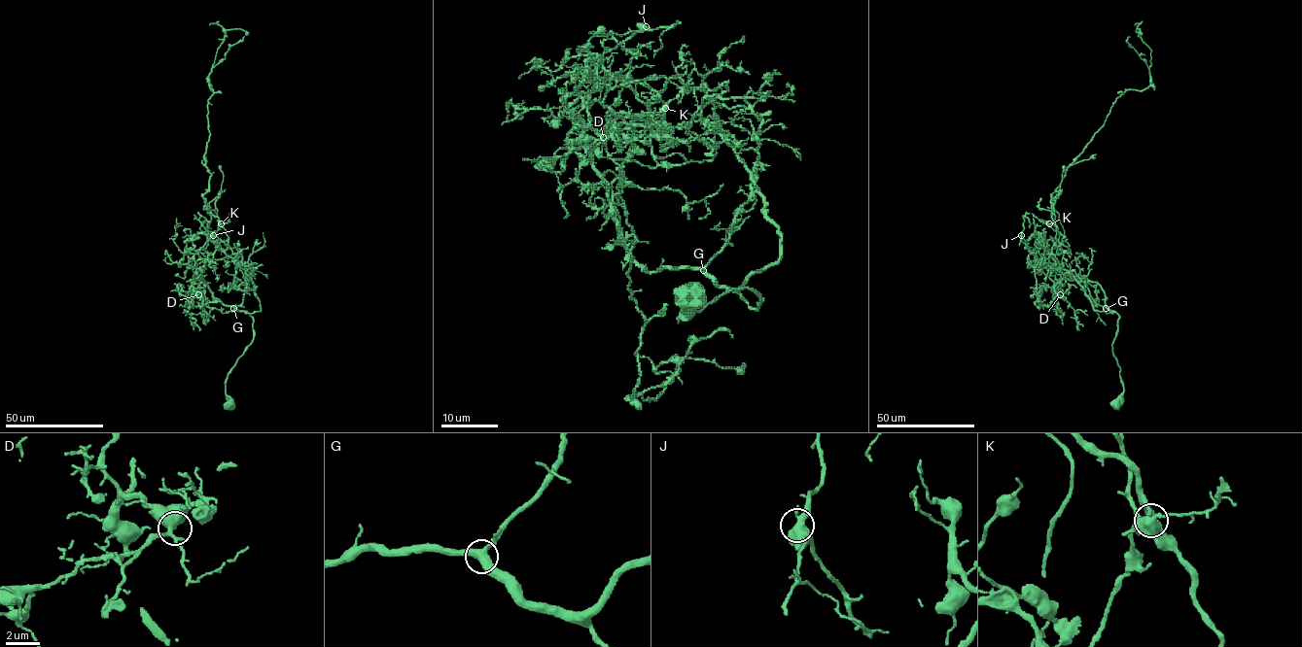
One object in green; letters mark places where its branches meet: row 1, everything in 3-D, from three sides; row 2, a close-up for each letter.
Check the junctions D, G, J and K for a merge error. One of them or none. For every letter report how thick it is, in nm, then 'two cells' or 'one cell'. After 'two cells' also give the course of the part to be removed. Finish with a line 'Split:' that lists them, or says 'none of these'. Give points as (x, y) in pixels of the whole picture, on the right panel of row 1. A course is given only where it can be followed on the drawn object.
D: 440 nm | one cell
G: 440 nm | one cell
J: 500 nm | one cell
K: 480 nm | one cell
Split: none of these

